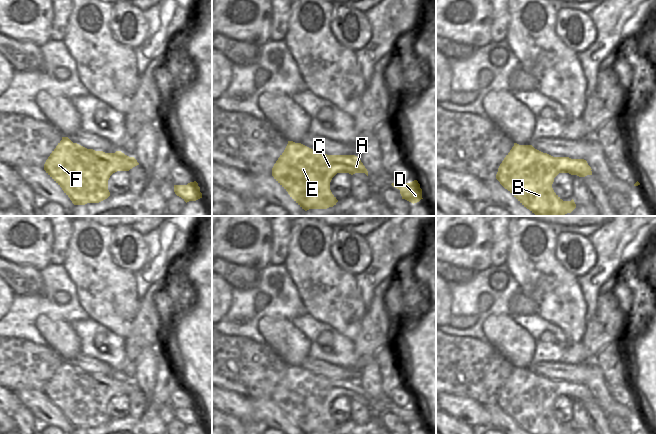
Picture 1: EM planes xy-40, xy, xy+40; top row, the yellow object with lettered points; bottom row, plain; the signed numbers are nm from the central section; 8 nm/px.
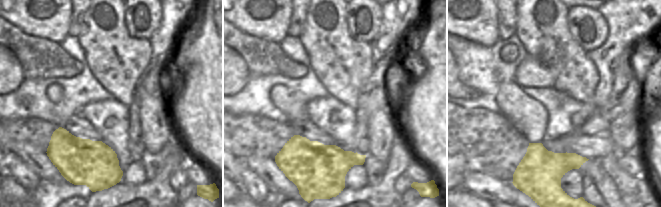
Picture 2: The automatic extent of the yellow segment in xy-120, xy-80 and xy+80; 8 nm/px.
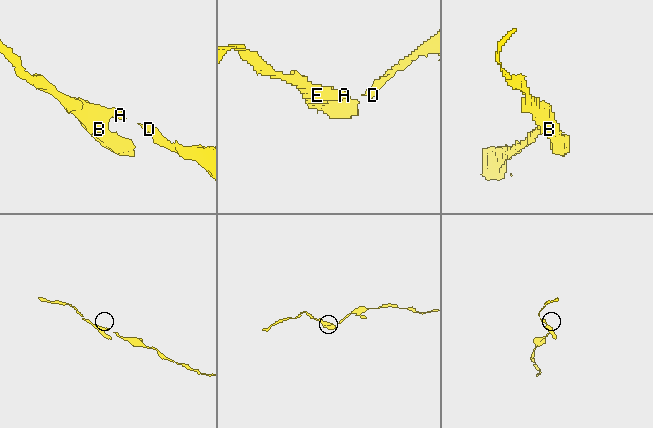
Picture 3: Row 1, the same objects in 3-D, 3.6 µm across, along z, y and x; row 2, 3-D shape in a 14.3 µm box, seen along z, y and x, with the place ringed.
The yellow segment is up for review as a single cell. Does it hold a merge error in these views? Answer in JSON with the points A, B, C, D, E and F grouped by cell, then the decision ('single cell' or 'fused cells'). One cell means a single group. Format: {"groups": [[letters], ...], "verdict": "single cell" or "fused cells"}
{"groups": [["A", "B", "C", "D", "E", "F"]], "verdict": "single cell"}

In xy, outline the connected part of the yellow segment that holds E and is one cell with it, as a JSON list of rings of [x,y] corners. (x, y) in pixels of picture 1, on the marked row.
[[[288,141],[284,152],[272,168],[274,179],[305,211],[327,209],[336,205],[338,200],[330,190],[330,182],[337,173],[365,173],[368,176],[367,169],[355,155],[327,155],[293,141]]]

